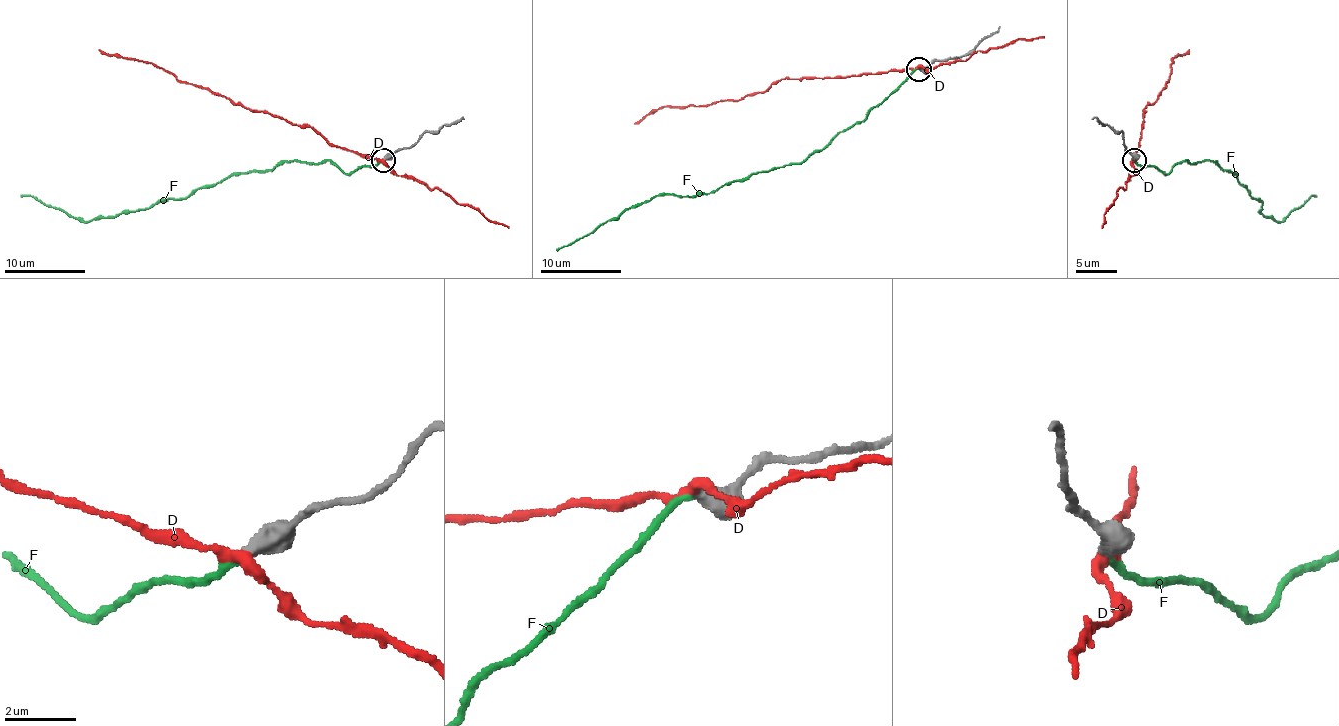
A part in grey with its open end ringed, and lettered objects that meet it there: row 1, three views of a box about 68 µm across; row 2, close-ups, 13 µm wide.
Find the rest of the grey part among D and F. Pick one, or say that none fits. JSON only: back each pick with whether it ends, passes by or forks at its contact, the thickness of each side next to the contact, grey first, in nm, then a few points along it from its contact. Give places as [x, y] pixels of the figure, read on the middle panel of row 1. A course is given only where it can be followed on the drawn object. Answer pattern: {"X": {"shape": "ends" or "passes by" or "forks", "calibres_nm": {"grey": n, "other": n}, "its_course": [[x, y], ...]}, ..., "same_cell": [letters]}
{"F": {"shape": "ends", "calibres_nm": {"grey": 460, "other": 200}, "its_course": [[918, 68], [861, 121], [843, 129], [798, 163], [728, 182], [707, 194], [659, 194], [556, 250]]}, "same_cell": ["F"]}

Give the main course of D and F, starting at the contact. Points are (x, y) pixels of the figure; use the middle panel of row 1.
D: (920, 68), (827, 78), (782, 78), (762, 92), (738, 101), (659, 107), (635, 123)
F: (918, 68), (861, 121), (843, 129), (798, 163), (728, 182), (707, 194), (659, 194), (556, 250)

